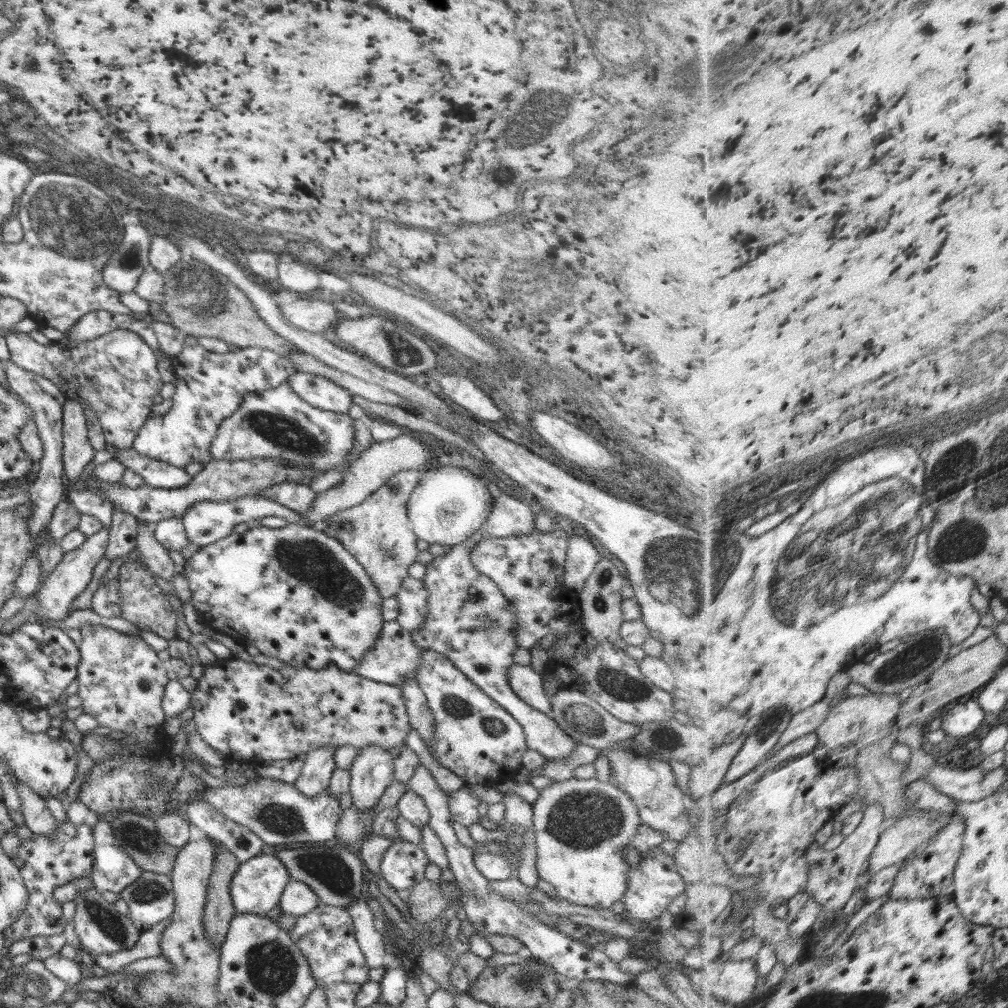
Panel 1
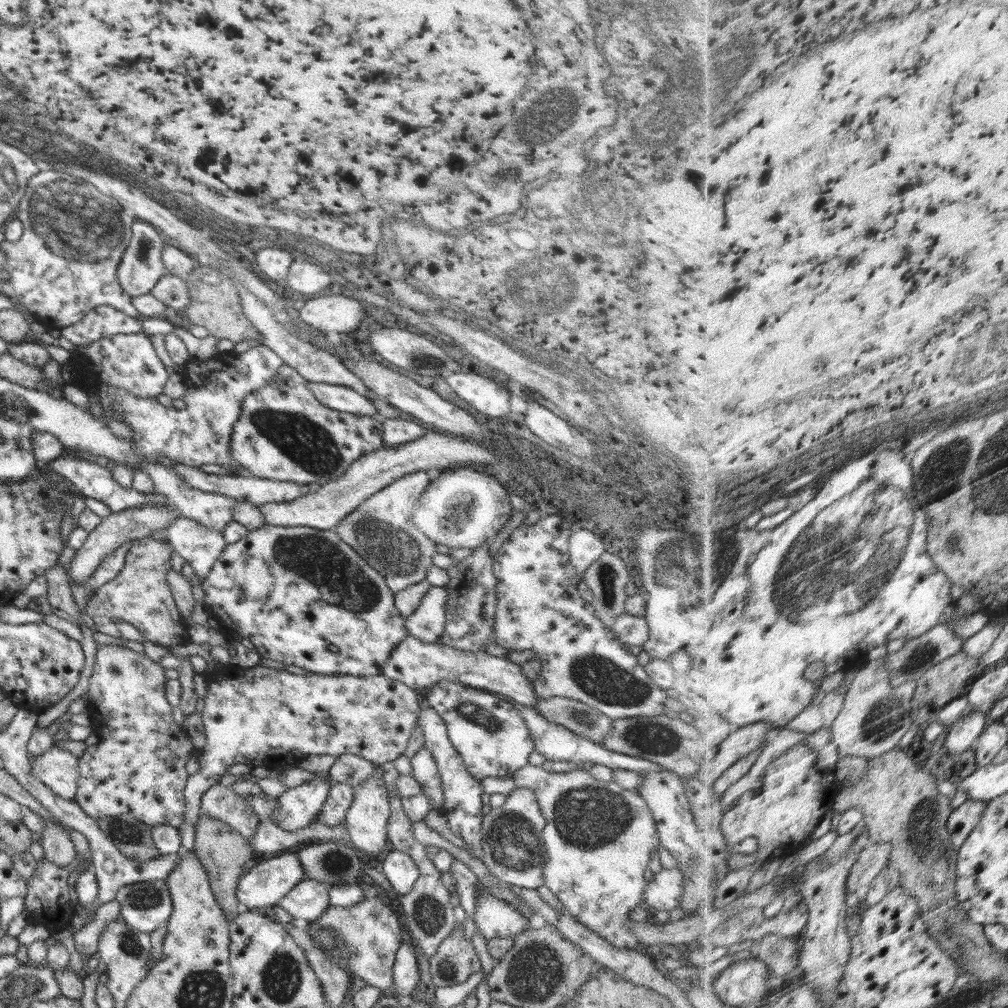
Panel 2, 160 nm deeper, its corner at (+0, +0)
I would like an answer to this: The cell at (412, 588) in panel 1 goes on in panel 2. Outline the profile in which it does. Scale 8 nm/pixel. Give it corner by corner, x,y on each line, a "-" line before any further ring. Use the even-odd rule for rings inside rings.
430,587
414,614
405,620
410,635
428,644
441,642
446,624
447,596
445,587

